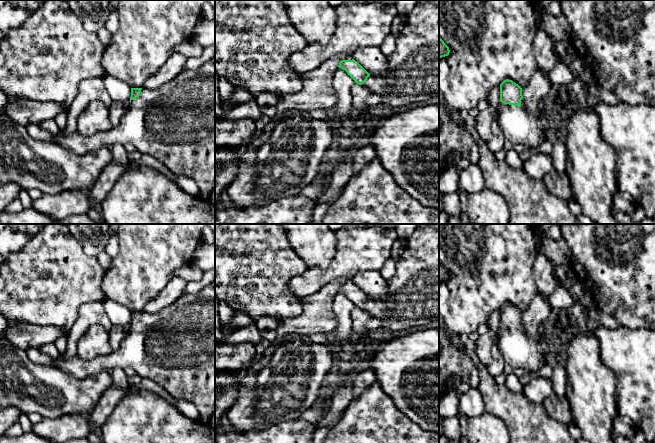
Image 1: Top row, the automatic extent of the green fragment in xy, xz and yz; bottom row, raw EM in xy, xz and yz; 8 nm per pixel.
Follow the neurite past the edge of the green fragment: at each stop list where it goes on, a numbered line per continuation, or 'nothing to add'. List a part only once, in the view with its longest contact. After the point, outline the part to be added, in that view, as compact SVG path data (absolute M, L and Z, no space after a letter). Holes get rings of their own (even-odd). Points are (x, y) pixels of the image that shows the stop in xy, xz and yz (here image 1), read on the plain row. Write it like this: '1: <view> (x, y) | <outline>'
1: yz (518, 350) | M524 323L521 330L504 328L498 329L498 342L505 362L514 369L525 369L531 375L537 375L546 363L548 344L543 337L534 342L527 335Z

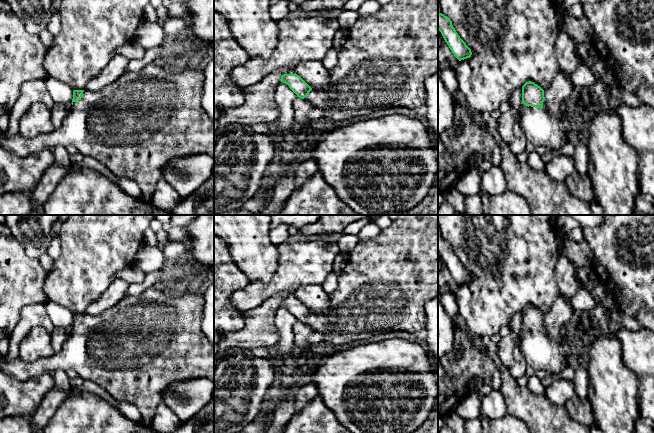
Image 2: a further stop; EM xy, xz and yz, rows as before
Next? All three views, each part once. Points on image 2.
1: yz (540, 352) | M546 325L543 332L526 330L520 331L520 344L527 364L536 371L547 371L553 377L559 377L568 365L570 346L565 339L556 344L549 337Z

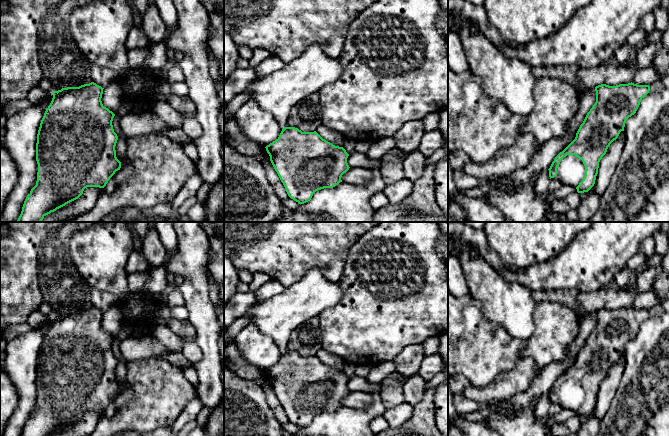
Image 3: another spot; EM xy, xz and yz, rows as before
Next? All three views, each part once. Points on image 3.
1: yz (571, 394) | M567 379L561 384L557 392L557 399L554 402L562 408L568 408L576 412L583 404L584 399L585 390L582 384L575 379Z

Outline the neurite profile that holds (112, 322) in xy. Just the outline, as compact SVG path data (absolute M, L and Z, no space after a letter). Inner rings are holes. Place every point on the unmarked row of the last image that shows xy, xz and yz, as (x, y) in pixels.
M120 301L114 303L106 312L103 313L101 325L104 331L116 338L124 325Z

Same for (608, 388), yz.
M621 355L618 362L614 364L607 373L606 378L599 386L598 398L596 400L593 415L599 421L606 415L625 369L625 358Z

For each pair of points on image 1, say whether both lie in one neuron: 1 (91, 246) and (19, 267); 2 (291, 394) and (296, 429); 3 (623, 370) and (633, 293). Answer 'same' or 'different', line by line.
1: different
2: different
3: different

